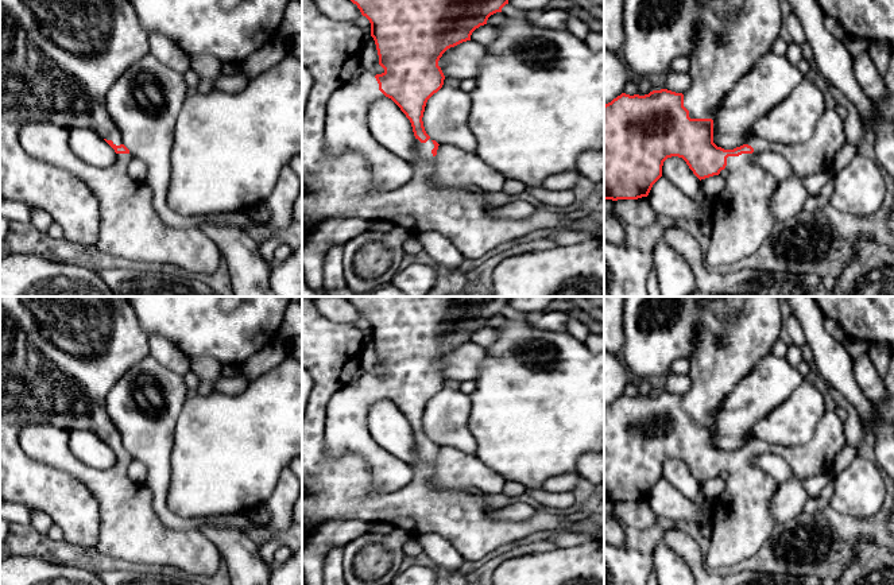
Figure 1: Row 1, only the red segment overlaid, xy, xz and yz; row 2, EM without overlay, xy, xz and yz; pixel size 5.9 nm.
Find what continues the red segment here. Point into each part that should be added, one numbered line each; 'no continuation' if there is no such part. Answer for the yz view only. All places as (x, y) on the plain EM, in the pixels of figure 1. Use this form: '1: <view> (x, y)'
1: yz (753, 502)

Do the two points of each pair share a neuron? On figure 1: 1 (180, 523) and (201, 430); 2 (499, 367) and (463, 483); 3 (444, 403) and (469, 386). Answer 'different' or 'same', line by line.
1: different
2: different
3: different

